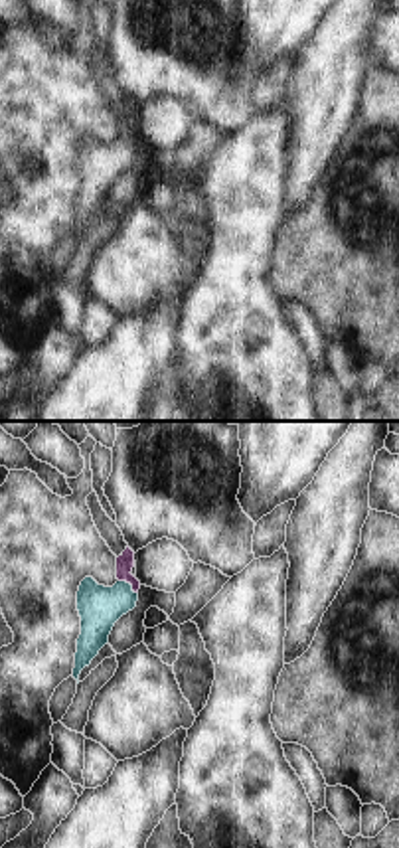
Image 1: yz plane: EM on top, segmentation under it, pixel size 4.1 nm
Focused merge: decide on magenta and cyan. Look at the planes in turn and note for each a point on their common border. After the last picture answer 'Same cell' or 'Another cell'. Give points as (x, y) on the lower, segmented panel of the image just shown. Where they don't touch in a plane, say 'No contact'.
Touches magenta at (129, 582).

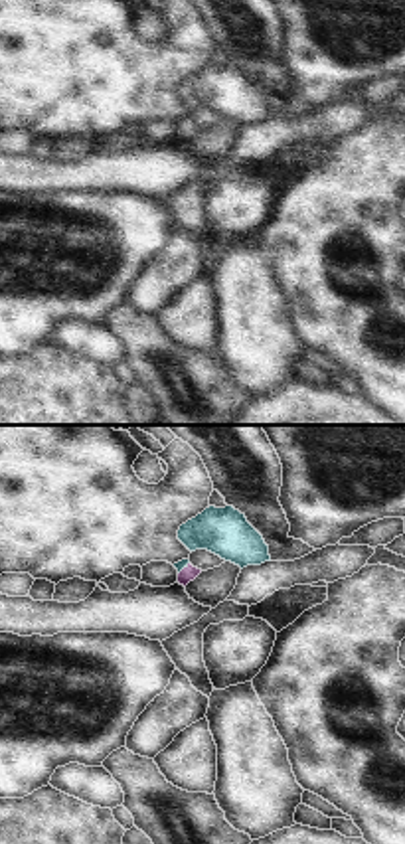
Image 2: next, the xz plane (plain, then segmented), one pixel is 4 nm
Touches magenta at (184, 568).

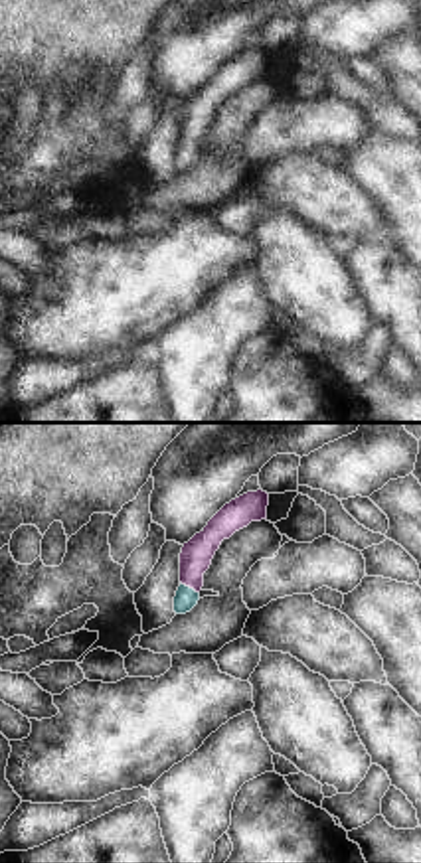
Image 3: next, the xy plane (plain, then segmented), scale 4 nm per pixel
Touches magenta at (190, 587).

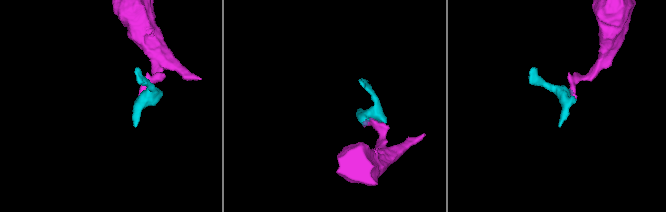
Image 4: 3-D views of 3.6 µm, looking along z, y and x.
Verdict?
Same cell.

